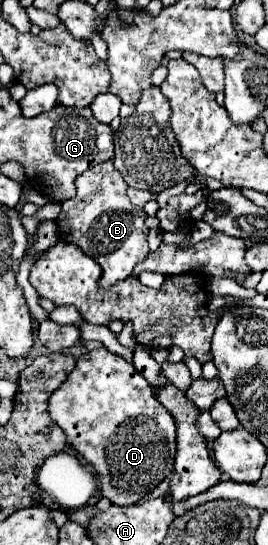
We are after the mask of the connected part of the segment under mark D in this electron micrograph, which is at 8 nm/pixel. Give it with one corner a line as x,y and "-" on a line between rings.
106,348
92,350
78,358
72,376
48,400
52,420
66,432
68,444
98,472
100,492
116,506
132,506
148,496
174,470
176,456
176,422
172,414
156,402
154,388
124,358

